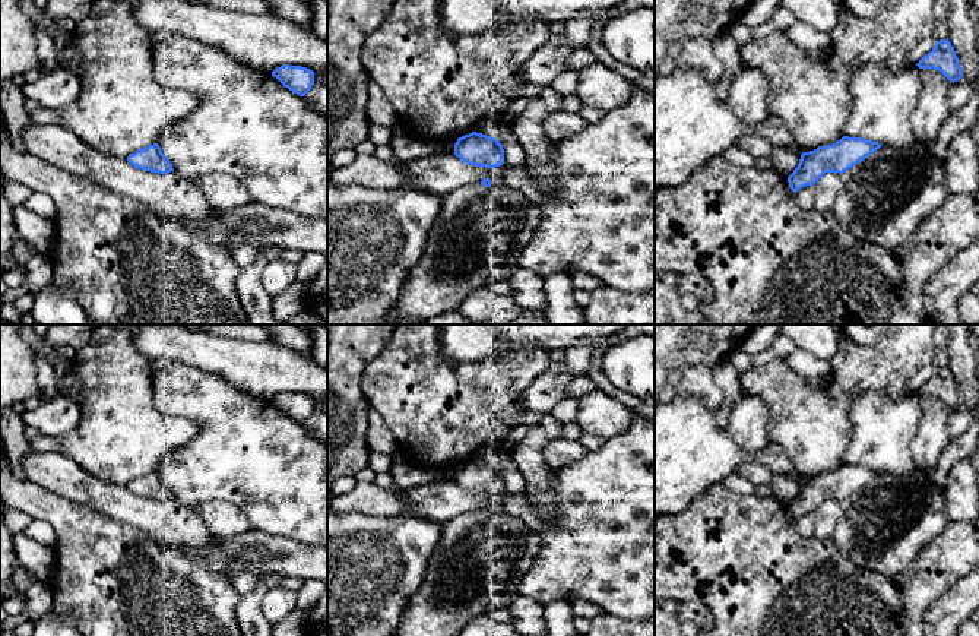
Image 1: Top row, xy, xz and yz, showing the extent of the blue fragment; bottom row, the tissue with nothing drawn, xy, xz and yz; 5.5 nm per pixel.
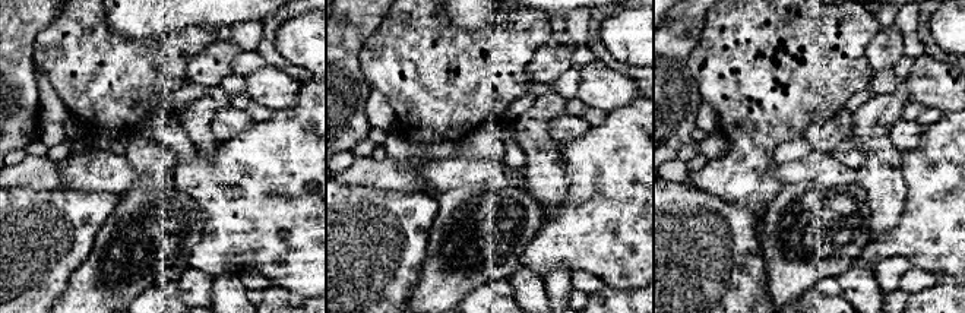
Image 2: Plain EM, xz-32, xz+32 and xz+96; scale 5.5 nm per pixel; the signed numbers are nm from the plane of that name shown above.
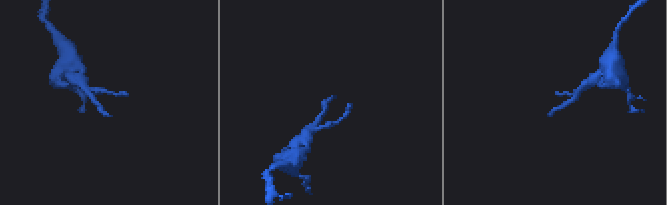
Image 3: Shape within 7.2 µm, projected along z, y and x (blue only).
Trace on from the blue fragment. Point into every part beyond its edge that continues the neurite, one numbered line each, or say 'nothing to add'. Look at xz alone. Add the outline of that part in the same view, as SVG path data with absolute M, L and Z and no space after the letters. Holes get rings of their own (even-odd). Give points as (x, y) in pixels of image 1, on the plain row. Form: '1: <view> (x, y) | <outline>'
nothing to add

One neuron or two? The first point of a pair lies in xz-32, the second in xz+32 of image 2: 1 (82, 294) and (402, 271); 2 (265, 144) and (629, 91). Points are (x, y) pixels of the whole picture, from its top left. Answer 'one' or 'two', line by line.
1: two
2: two

